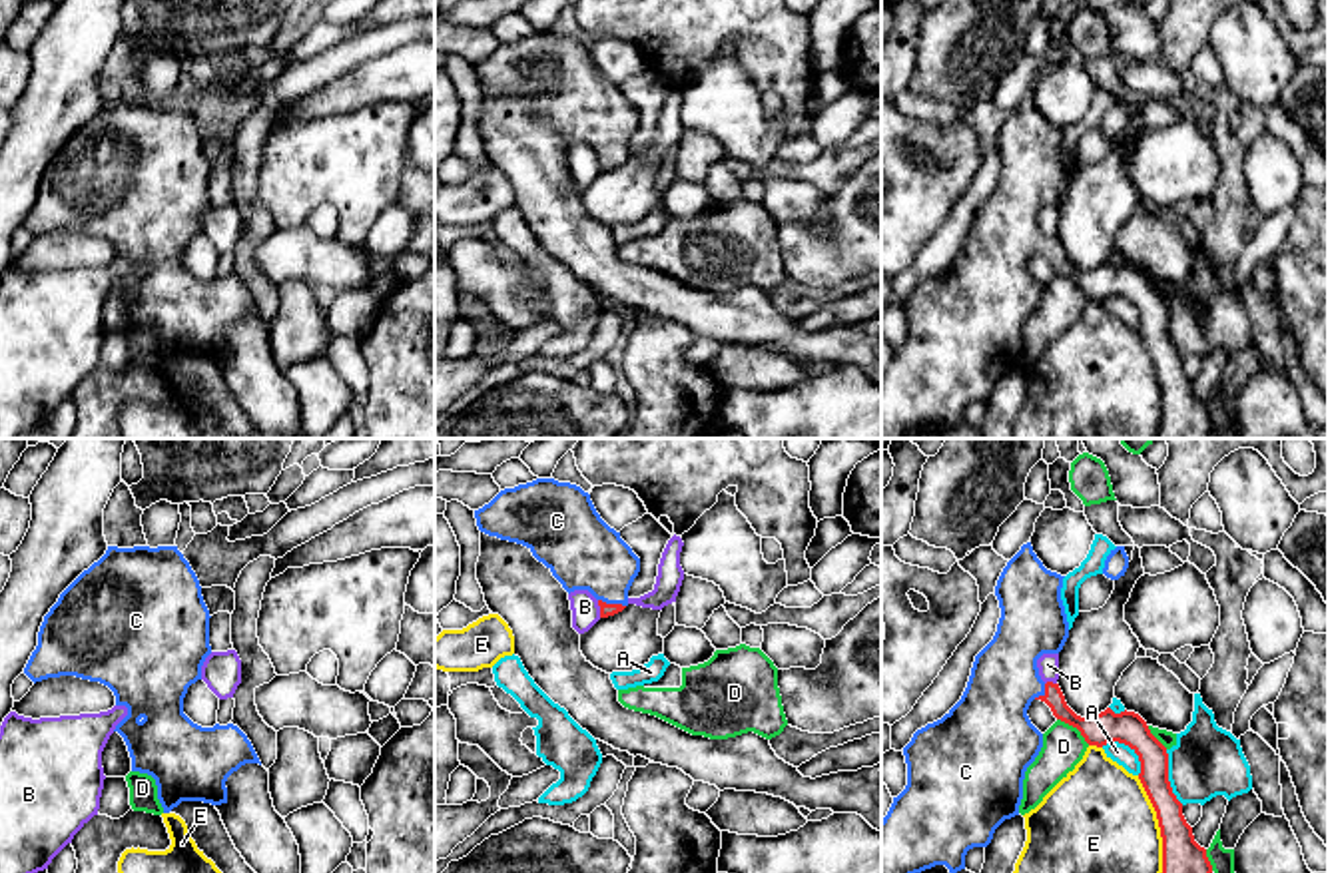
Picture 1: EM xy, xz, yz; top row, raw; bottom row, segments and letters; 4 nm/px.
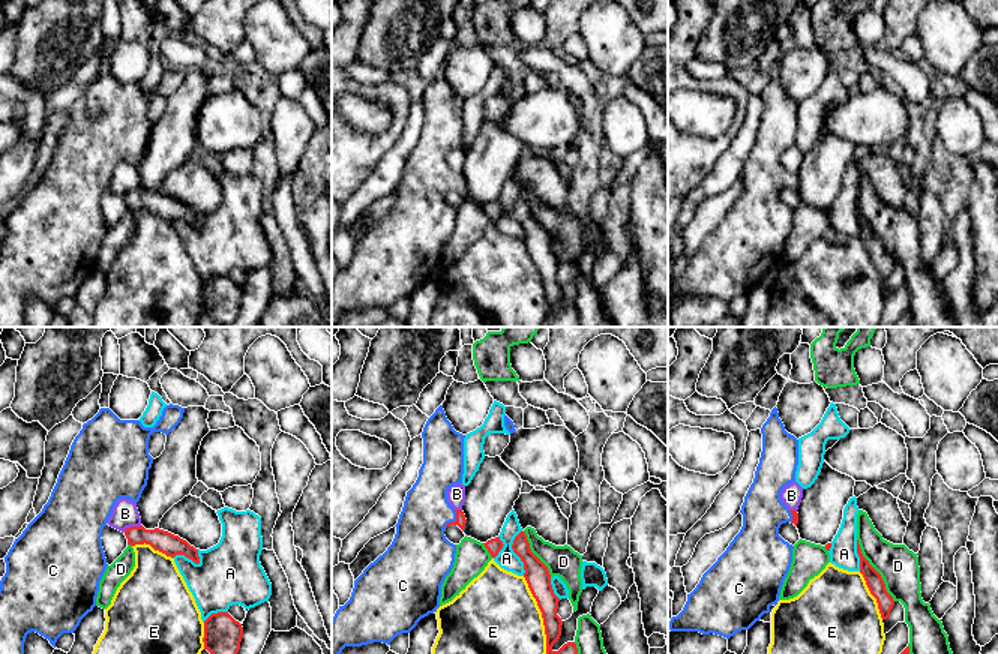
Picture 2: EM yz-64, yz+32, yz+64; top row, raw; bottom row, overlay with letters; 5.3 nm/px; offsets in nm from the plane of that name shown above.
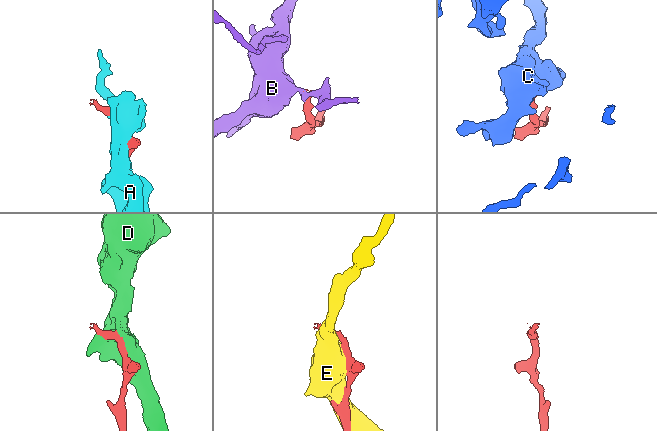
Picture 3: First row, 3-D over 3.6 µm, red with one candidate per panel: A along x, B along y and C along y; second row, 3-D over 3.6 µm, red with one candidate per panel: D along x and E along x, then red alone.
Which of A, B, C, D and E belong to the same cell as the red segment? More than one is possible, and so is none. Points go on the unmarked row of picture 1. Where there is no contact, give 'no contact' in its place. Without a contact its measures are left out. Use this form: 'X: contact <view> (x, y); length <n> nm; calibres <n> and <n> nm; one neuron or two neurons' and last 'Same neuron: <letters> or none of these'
A: contact yz (1127, 297); length 200 nm; calibres 140 and 80 nm; two neurons
B: contact xz (601, 162); length 70 nm; calibres 50 and 110 nm; two neurons
C: contact xz (613, 158); length 120 nm; calibres 50 and 300 nm; one neuron
D: contact yz (1075, 280); length 170 nm; calibres 140 and 170 nm; two neurons
E: contact yz (1159, 379); length 440 nm; calibres 190 and 500 nm; two neurons
Same neuron: C

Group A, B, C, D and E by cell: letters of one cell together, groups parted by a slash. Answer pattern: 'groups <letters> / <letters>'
groups A / B / C / D / E

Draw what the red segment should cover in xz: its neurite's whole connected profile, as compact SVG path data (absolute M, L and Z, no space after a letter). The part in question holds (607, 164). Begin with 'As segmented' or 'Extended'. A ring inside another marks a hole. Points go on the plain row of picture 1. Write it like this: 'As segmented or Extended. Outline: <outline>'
Extended. Outline: M536 32L500 44L489 58L475 64L477 80L489 90L526 100L570 147L588 144L600 159L600 171L628 159L628 144L640 126L640 112L596 66L590 48L570 36Z

